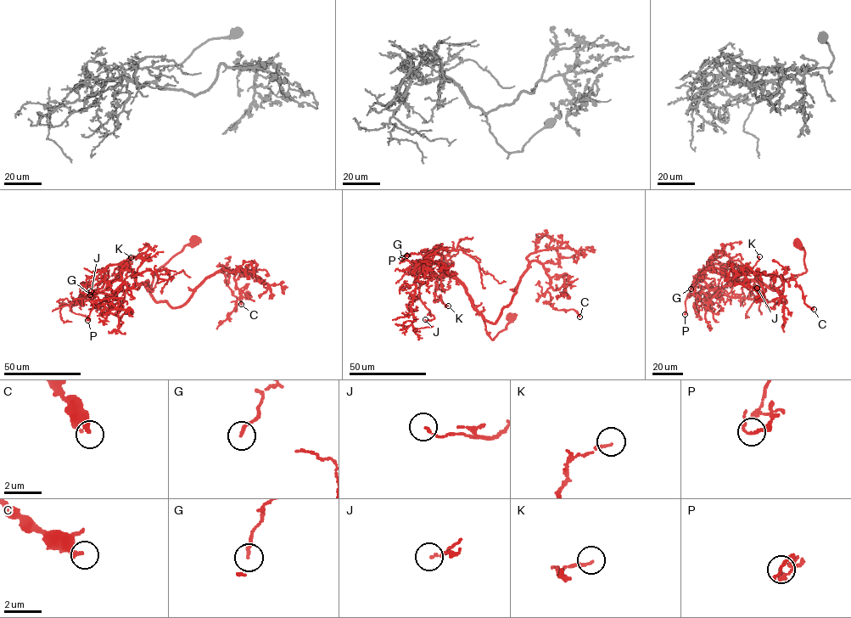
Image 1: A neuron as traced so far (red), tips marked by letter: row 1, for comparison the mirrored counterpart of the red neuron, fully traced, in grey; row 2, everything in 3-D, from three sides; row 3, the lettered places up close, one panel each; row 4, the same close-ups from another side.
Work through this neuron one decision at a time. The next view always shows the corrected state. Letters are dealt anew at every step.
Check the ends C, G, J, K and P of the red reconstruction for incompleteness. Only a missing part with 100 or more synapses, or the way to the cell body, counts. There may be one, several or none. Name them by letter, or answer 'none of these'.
none of these

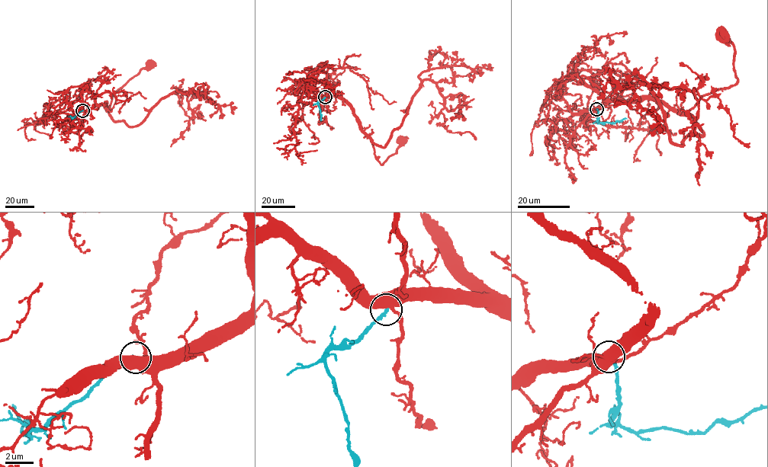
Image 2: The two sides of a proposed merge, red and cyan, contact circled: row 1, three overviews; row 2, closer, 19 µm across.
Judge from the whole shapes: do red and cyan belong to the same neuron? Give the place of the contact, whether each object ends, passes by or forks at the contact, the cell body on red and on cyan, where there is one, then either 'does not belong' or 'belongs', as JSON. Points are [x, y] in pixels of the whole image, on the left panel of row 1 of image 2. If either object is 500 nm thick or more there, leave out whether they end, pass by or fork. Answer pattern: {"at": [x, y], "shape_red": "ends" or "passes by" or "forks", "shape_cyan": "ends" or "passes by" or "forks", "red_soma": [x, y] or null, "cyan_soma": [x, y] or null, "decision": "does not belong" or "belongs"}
{"at": [82, 110], "red_soma": [150, 64], "cyan_soma": null, "decision": "does not belong"}

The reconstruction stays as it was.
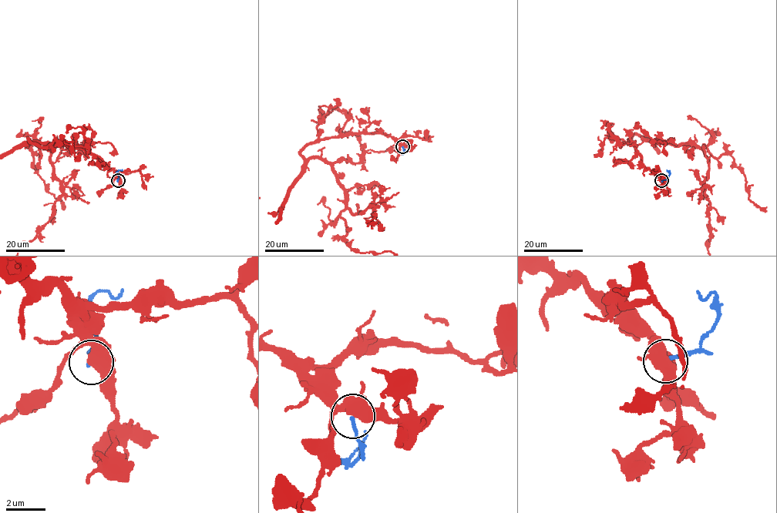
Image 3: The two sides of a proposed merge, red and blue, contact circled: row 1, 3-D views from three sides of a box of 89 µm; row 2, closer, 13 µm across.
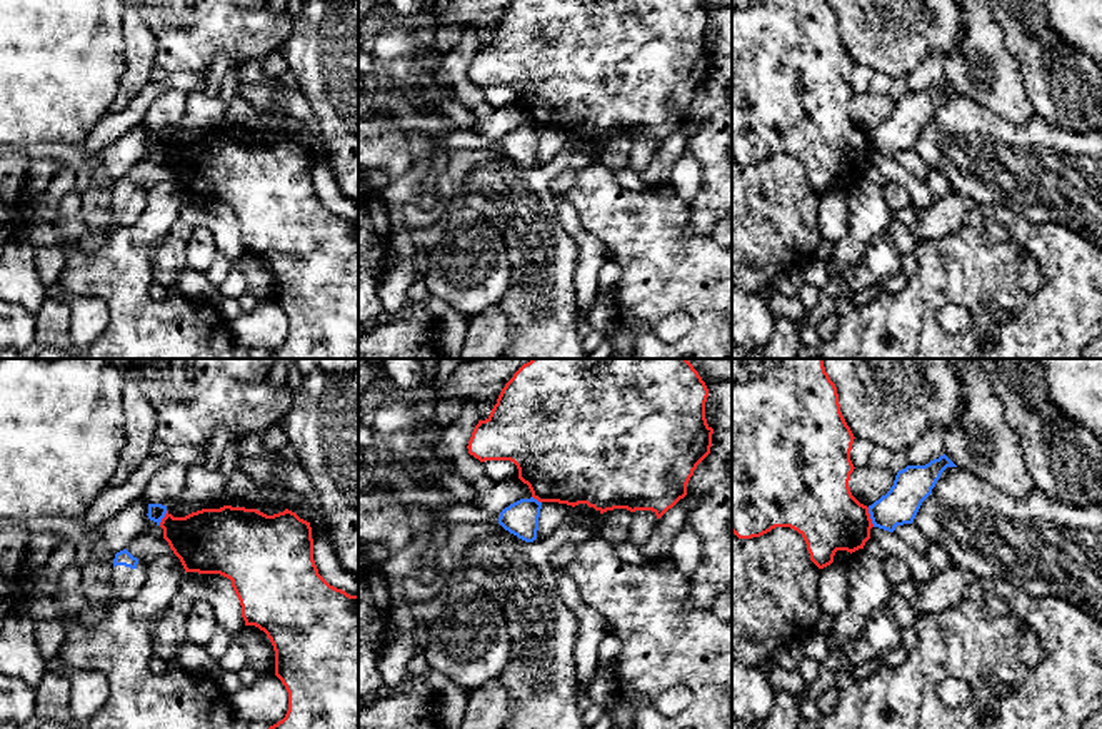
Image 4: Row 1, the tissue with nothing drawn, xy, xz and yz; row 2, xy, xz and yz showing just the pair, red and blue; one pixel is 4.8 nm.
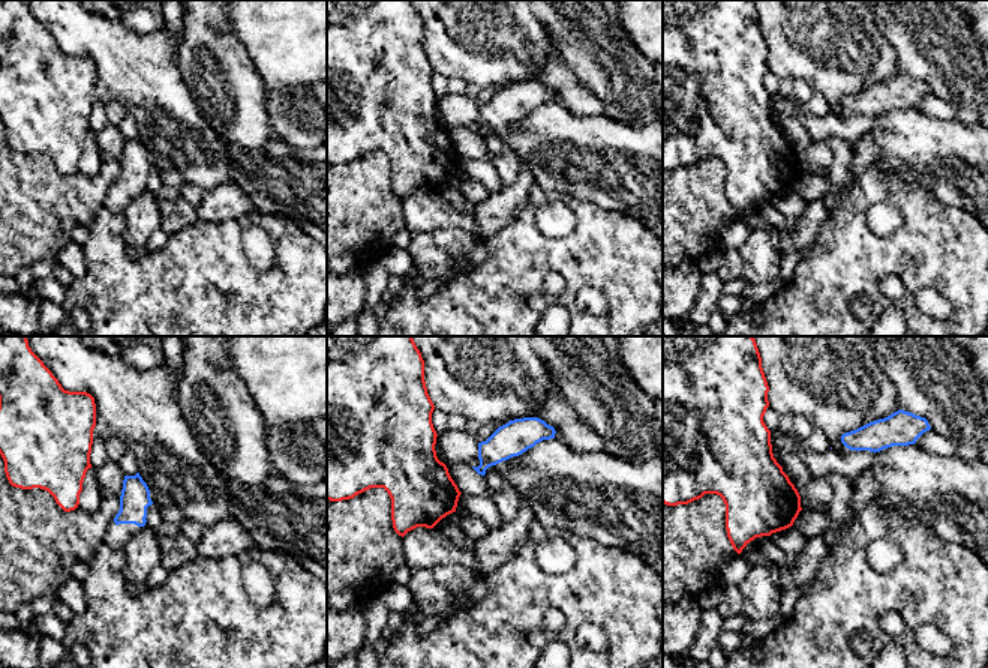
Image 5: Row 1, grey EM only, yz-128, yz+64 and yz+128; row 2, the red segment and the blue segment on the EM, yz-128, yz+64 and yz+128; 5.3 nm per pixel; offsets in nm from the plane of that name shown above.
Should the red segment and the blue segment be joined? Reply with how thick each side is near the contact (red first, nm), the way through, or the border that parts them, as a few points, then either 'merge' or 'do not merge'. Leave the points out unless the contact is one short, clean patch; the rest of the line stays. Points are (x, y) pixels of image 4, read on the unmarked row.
calibres 320 and 180 nm; border yz (867, 134), (874, 152); do not merge

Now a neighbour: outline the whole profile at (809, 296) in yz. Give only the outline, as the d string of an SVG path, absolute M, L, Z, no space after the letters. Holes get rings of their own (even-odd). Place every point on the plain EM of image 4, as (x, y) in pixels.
M804 284L799 292L799 300L802 302L805 312L810 312L817 305L819 297L820 290L809 284Z

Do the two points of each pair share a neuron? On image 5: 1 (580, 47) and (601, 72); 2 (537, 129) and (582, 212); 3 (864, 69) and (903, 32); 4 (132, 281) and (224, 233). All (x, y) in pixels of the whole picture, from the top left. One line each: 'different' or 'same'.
1: same
2: different
3: different
4: same

